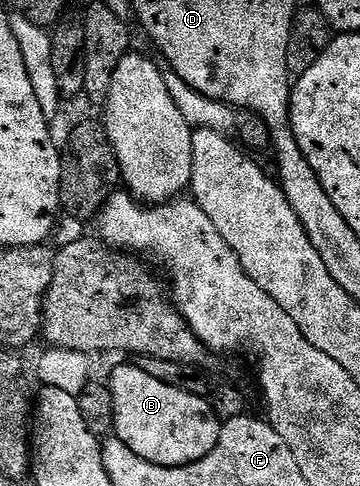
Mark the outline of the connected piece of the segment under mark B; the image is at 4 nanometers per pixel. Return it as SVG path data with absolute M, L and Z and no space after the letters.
M140 364L119 366L113 373L113 381L108 382L108 387L113 393L115 403L113 420L115 436L123 443L127 443L127 447L131 447L135 455L156 465L174 469L180 465L202 461L217 445L222 422L213 414L213 406L206 398L196 397L179 387L155 379Z

